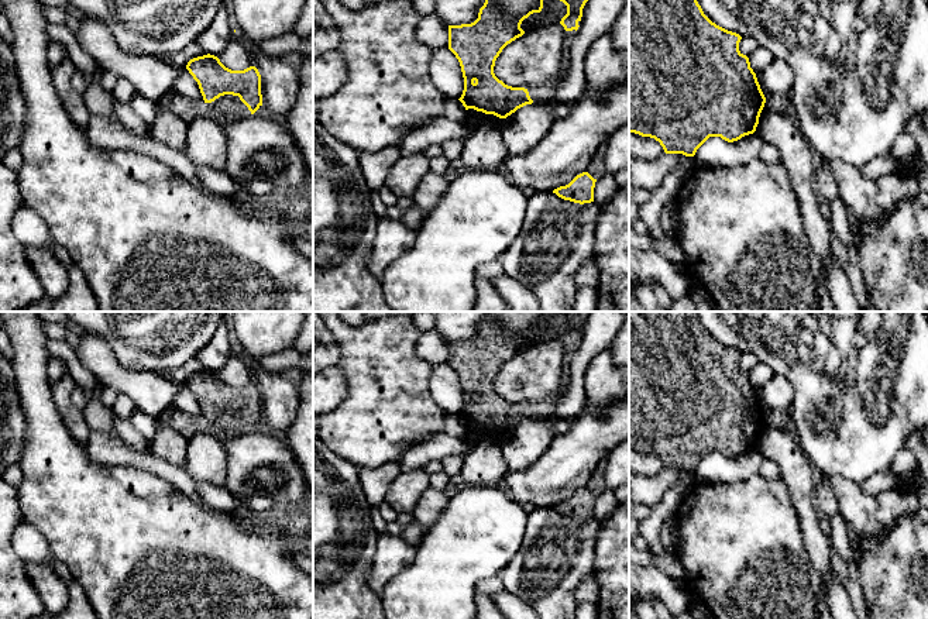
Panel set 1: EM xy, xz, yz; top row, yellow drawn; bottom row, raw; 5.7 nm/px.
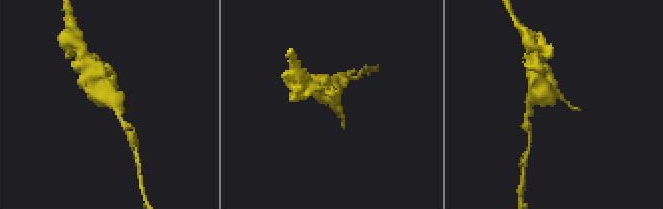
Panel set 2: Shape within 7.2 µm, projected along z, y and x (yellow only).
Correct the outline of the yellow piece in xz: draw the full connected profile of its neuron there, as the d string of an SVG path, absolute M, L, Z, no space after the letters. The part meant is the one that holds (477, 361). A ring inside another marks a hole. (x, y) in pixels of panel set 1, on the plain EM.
M485 312L478 334L471 340L448 341L448 365L460 378L464 406L458 415L465 426L506 434L518 424L554 415L556 400L512 403L494 389L502 365L522 353L520 340L533 329L540 329L544 314L557 314L567 321L560 340L567 347L561 372L563 391L570 384L570 360L578 345L582 324L592 312Z

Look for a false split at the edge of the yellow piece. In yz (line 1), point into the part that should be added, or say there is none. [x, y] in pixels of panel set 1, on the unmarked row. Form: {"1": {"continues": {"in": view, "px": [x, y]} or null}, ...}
{"1": {"continues": null}}

